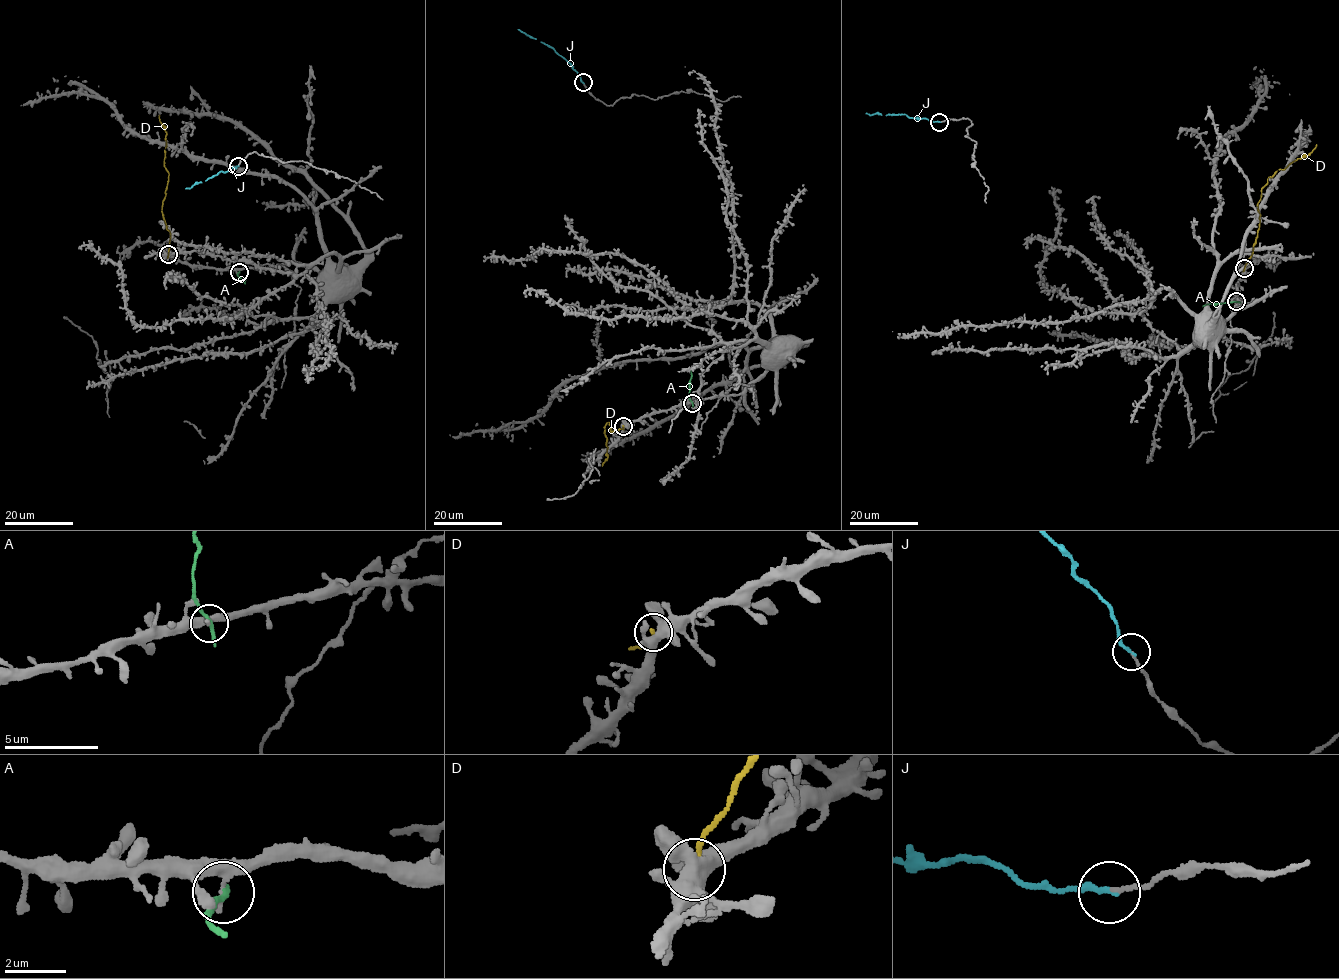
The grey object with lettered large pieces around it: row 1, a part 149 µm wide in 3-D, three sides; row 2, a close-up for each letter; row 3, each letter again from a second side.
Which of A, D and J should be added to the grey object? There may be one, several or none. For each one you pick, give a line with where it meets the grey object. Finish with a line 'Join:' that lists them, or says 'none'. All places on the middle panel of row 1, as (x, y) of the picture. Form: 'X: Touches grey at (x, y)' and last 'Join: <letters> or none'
J: Touches grey at (583, 82)
Join: J

